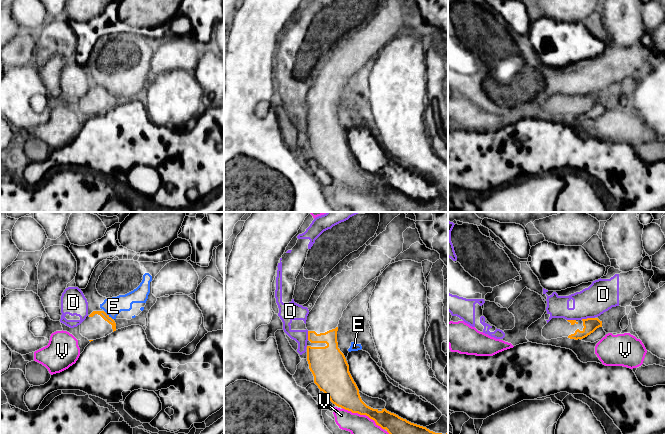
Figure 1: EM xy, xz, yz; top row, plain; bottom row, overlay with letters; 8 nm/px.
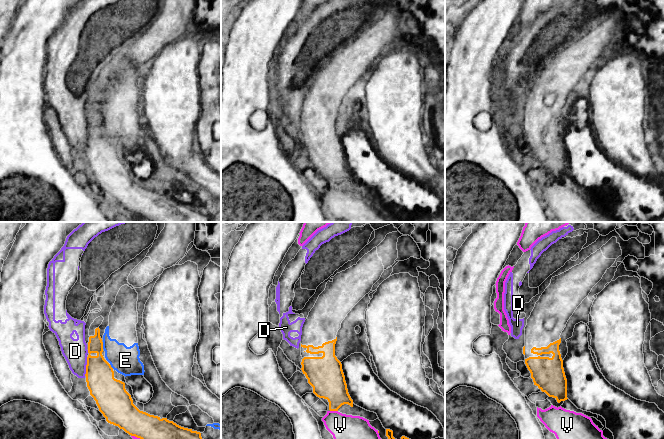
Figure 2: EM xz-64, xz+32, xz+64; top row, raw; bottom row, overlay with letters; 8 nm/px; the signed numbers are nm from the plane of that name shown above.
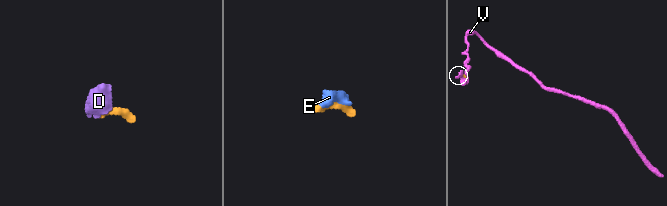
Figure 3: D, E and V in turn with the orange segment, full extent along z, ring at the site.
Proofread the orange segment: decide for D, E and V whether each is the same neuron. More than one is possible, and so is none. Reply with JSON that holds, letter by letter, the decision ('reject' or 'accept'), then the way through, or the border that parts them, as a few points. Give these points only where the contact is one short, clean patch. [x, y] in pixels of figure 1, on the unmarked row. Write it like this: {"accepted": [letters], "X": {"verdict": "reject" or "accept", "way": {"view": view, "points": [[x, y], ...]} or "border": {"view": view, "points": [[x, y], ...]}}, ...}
{"accepted": [], "D": {"verdict": "reject", "border": {"view": "yz", "points": [[594, 93], [581, 95]]}}, "E": {"verdict": "reject"}, "V": {"verdict": "reject"}}

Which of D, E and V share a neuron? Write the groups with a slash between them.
D / E / V

